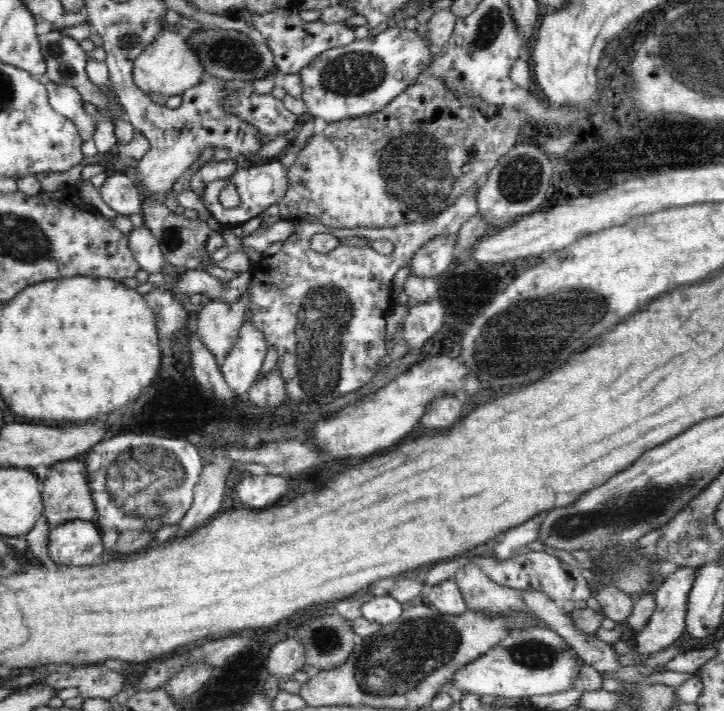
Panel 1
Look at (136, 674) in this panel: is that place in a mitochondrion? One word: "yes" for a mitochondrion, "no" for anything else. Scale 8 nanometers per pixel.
no

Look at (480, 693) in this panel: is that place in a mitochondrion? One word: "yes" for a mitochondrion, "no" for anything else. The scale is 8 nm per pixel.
no

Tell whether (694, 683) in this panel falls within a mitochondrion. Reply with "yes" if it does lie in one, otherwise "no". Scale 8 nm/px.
no

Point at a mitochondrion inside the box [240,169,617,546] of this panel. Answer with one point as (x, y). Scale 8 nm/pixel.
(567, 318)

